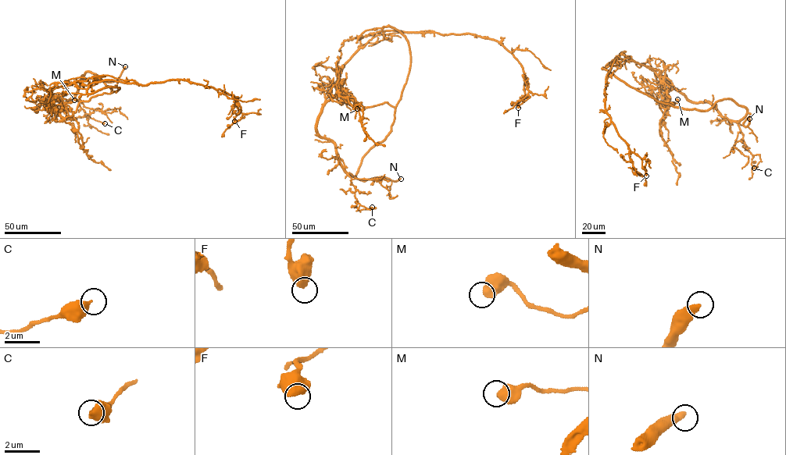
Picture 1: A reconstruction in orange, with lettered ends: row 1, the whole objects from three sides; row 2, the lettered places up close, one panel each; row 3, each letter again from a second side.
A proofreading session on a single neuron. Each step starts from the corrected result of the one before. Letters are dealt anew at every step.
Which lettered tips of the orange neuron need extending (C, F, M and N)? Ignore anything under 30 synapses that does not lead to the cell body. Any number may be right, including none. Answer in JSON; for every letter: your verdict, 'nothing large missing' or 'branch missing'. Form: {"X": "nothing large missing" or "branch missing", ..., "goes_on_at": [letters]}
{"C": "nothing large missing", "F": "nothing large missing", "M": "nothing large missing", "N": "branch missing", "goes_on_at": ["N"]}

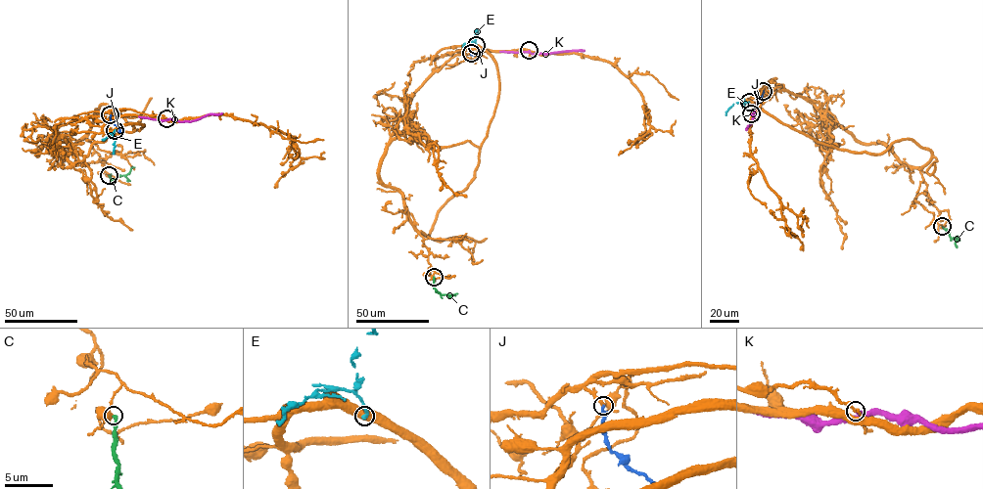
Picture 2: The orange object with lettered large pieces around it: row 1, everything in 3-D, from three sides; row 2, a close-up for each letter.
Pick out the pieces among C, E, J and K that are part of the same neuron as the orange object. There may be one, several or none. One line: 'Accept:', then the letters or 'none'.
Accept: J

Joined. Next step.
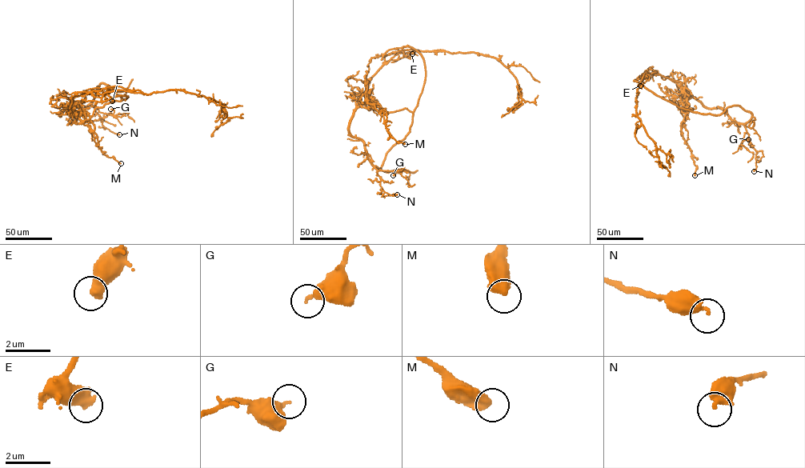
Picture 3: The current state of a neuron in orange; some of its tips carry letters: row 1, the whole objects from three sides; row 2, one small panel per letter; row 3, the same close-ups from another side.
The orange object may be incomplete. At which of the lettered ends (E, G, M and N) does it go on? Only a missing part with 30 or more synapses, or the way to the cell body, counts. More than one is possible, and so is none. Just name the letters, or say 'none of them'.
none of them

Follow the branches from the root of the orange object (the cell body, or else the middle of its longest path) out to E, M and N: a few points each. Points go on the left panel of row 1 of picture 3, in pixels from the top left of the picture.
E: (93, 92), (106, 88), (112, 101)
M: (93, 92), (82, 94), (71, 101), (89, 116), (102, 151), (121, 163)
N: (93, 92), (71, 99), (73, 108), (61, 116), (74, 105), (83, 109), (90, 105), (102, 125), (119, 134)

